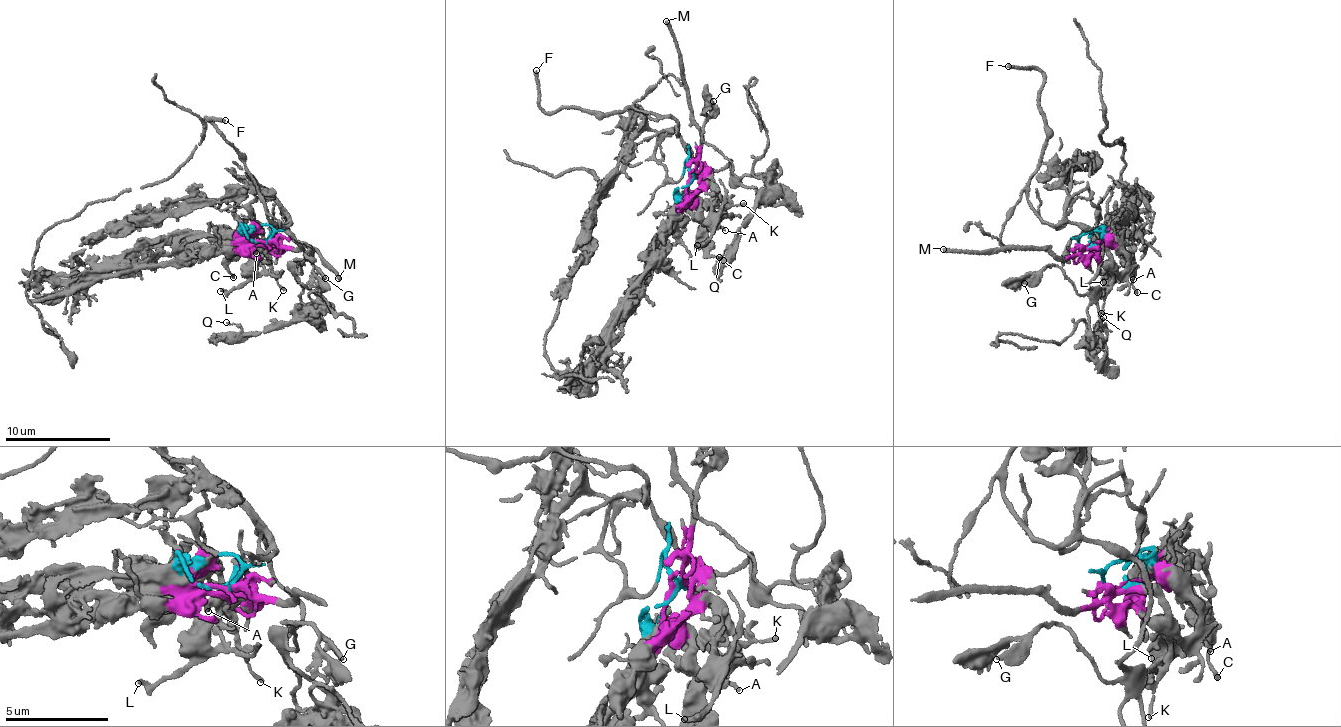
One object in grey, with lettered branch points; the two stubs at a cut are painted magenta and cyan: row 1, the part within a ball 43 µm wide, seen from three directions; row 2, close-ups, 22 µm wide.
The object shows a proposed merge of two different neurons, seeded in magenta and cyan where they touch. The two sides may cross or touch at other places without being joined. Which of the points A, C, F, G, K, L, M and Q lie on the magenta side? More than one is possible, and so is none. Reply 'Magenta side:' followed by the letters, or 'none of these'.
Magenta side: A, C, K, L, M

